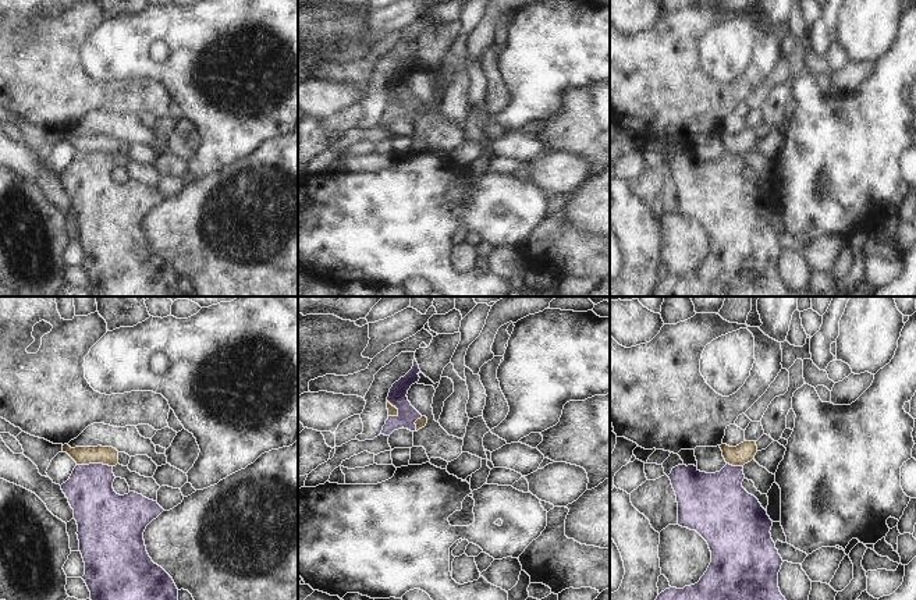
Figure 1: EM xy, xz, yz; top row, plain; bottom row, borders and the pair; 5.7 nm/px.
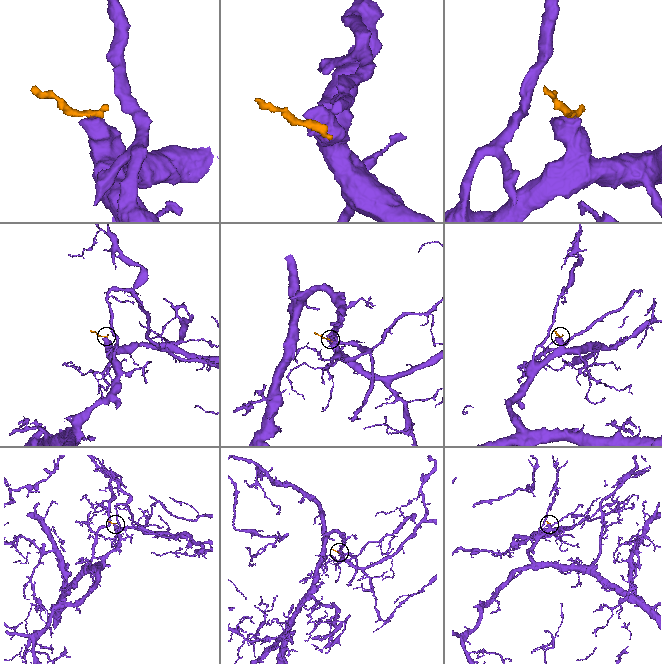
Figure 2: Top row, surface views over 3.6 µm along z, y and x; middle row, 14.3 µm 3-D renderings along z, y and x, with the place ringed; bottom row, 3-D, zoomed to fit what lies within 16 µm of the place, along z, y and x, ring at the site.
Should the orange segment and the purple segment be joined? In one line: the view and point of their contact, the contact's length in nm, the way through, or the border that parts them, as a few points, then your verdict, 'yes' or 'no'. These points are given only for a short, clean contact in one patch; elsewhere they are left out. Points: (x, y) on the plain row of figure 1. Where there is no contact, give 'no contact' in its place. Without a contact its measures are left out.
xy (95, 151) | 200 nm | along xy (77, 152), (107, 152), (112, 155) | no

